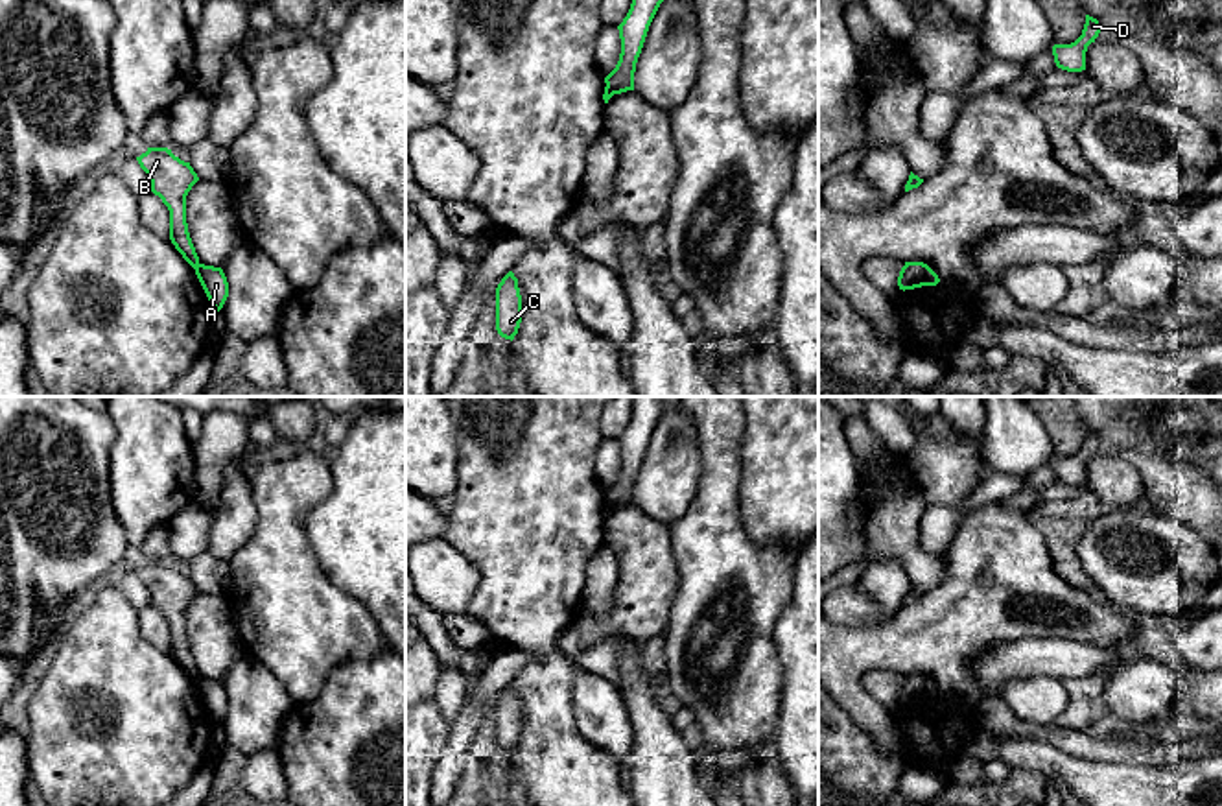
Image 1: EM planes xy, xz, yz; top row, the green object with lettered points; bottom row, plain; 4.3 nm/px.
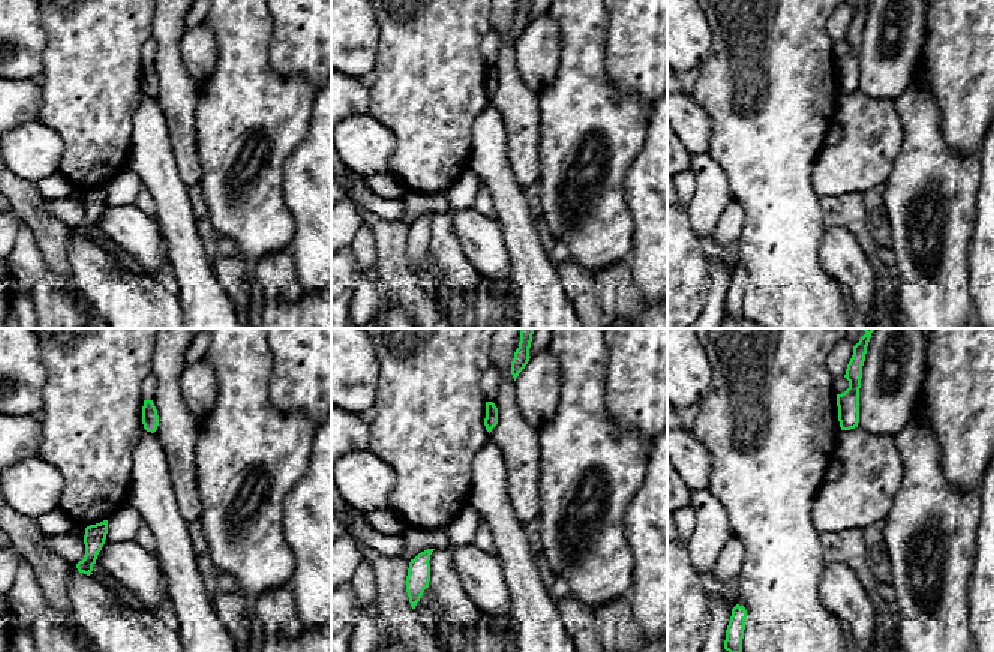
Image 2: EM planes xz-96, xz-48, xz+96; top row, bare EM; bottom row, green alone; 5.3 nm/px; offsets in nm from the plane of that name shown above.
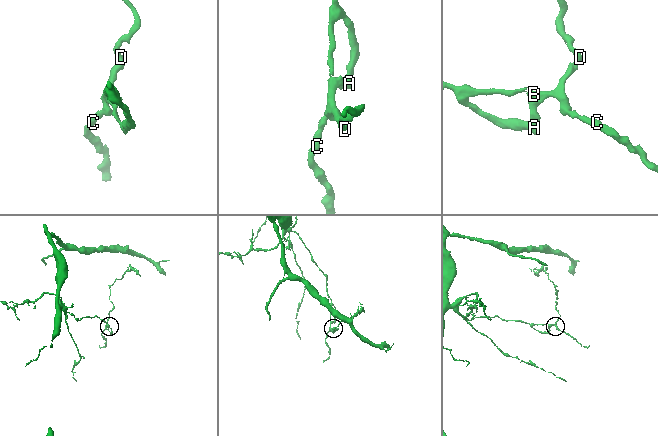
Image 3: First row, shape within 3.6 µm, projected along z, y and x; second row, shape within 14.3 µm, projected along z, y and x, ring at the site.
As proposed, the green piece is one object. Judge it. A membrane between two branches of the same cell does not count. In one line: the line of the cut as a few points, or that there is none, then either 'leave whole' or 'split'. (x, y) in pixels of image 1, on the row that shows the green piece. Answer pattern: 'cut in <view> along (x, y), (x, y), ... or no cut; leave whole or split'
cut in xy along (199, 264), (194, 268); split

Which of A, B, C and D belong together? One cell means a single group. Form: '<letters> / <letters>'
A / B C D

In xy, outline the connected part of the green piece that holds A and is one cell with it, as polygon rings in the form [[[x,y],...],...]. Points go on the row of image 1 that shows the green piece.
[[[199,264],[195,267],[195,275],[197,275],[208,301],[212,302],[216,312],[219,312],[229,297],[229,282],[227,282],[223,269]]]

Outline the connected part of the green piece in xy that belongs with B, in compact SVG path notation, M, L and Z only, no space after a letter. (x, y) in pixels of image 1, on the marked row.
M147 148L136 160L151 181L151 192L159 196L170 210L171 243L195 269L199 266L199 256L188 232L186 196L199 181L197 173L190 162L181 160L168 148Z

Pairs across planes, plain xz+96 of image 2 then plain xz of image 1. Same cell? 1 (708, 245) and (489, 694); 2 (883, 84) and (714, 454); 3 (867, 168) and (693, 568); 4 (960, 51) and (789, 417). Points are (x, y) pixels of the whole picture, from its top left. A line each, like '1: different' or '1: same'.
1: same
2: different
3: different
4: same

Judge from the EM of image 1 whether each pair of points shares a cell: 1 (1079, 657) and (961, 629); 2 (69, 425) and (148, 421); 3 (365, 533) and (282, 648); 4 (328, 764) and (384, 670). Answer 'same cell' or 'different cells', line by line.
1: different cells
2: different cells
3: different cells
4: same cell

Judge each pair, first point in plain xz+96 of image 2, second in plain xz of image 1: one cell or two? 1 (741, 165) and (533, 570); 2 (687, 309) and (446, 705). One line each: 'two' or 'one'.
1: one
2: two

